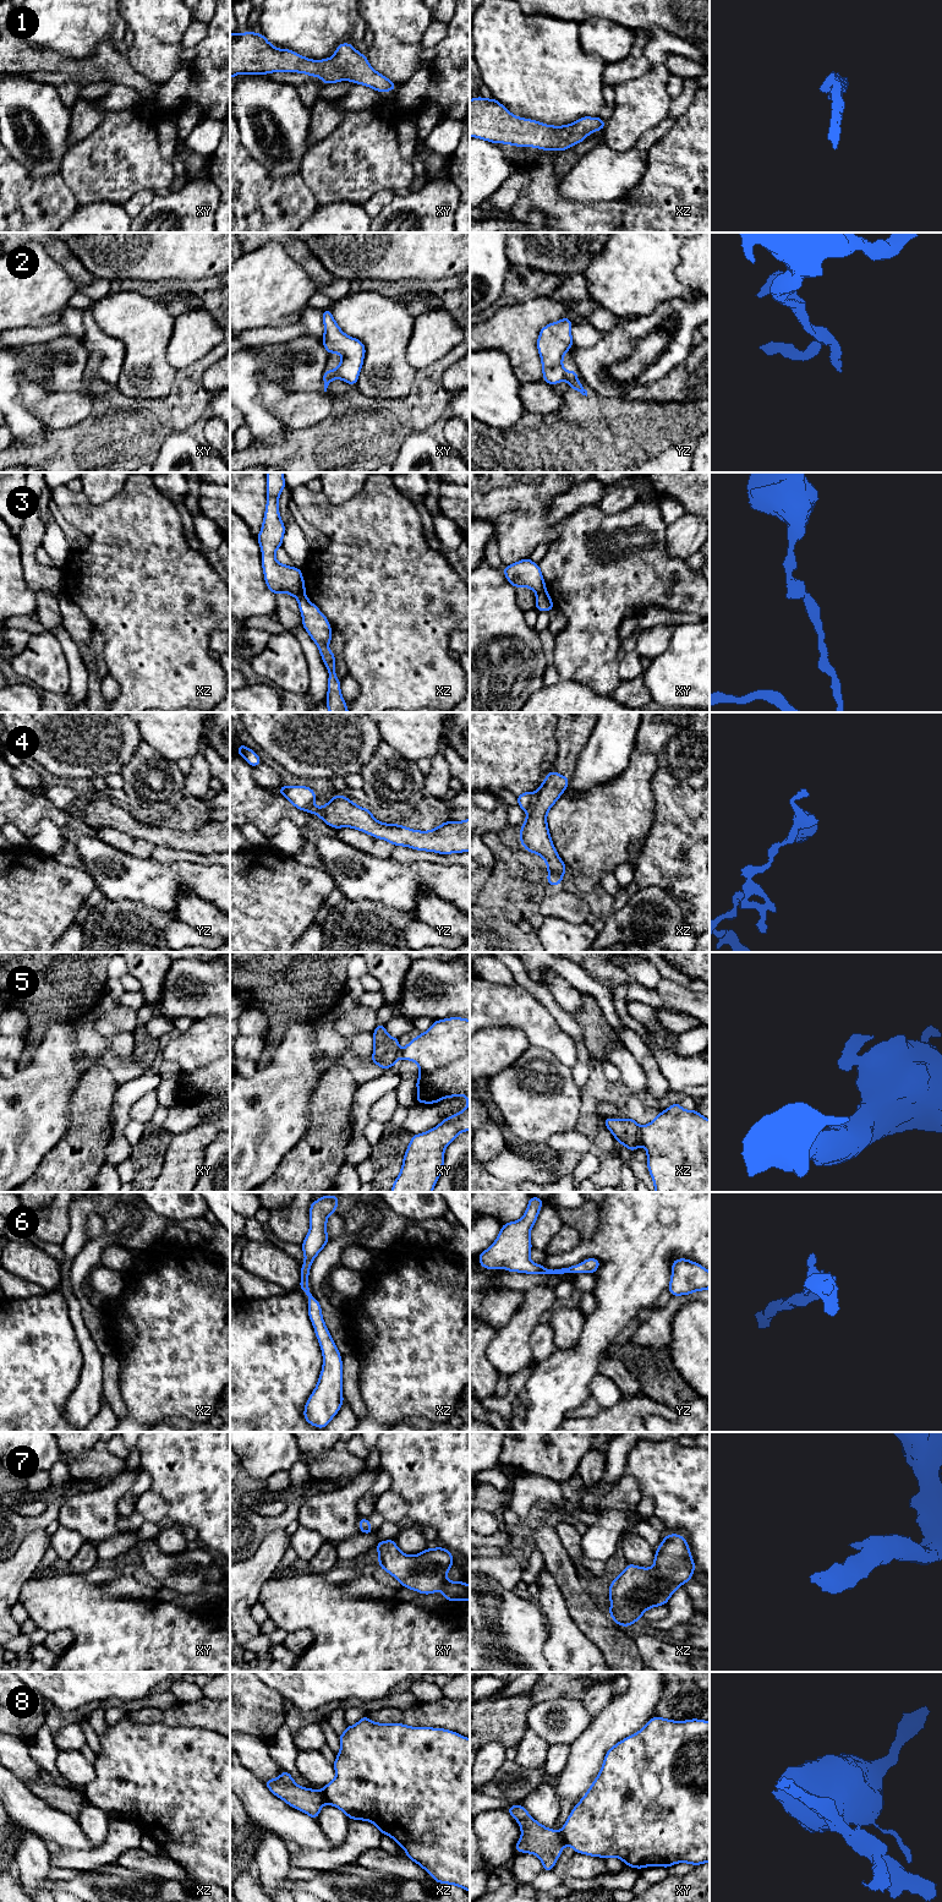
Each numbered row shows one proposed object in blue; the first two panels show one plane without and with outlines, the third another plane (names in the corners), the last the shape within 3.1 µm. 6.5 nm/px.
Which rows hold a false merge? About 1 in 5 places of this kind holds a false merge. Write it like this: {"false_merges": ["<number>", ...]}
{"false_merges": ["2", "3", "4", "5", "8"]}

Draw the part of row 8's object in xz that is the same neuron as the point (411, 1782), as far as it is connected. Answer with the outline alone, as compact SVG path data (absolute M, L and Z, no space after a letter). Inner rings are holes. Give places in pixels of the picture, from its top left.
M365 1716L354 1726L346 1726L340 1739L340 1753L333 1762L336 1776L322 1787L328 1804L343 1810L349 1819L374 1824L380 1833L390 1836L406 1851L406 1857L417 1863L432 1879L440 1884L450 1884L470 1892L470 1739L449 1729L432 1727L410 1727L402 1723L377 1723Z

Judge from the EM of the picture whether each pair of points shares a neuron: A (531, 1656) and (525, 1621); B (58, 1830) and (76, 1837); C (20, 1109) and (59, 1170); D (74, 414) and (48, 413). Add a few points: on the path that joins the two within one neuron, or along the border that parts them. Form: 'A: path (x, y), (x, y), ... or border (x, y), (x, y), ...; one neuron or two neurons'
A: path (525, 1648), (525, 1629); one neuron
B: path (63, 1830), (71, 1836); one neuron
C: border (65, 1129), (59, 1142), (31, 1175); two neurons
D: path (67, 413), (54, 413); one neuron

